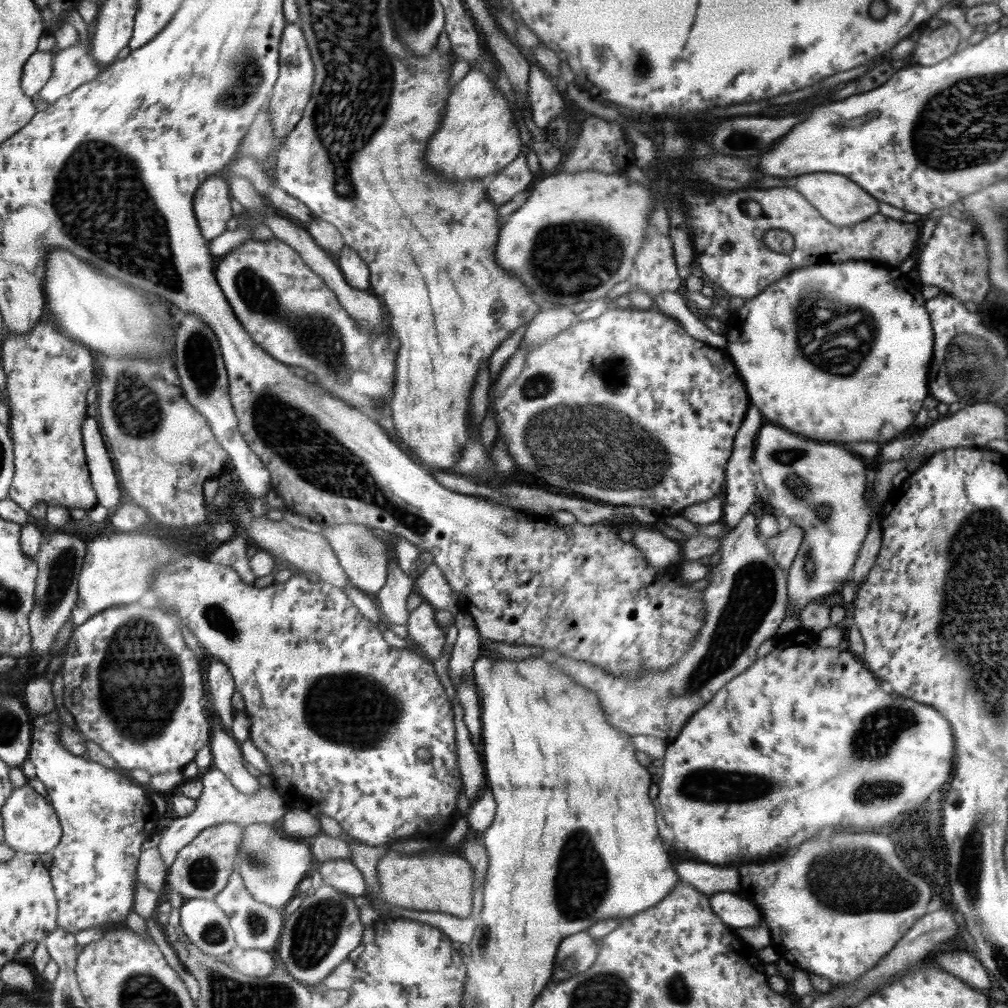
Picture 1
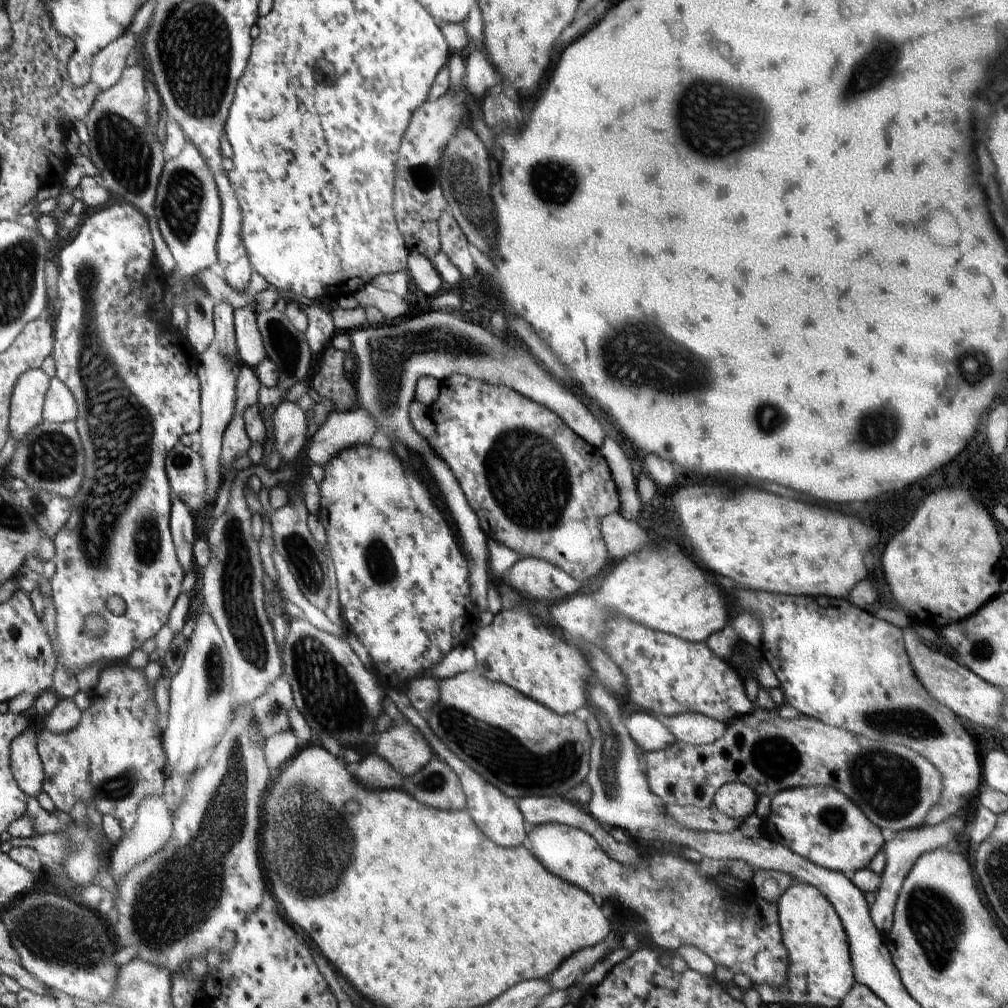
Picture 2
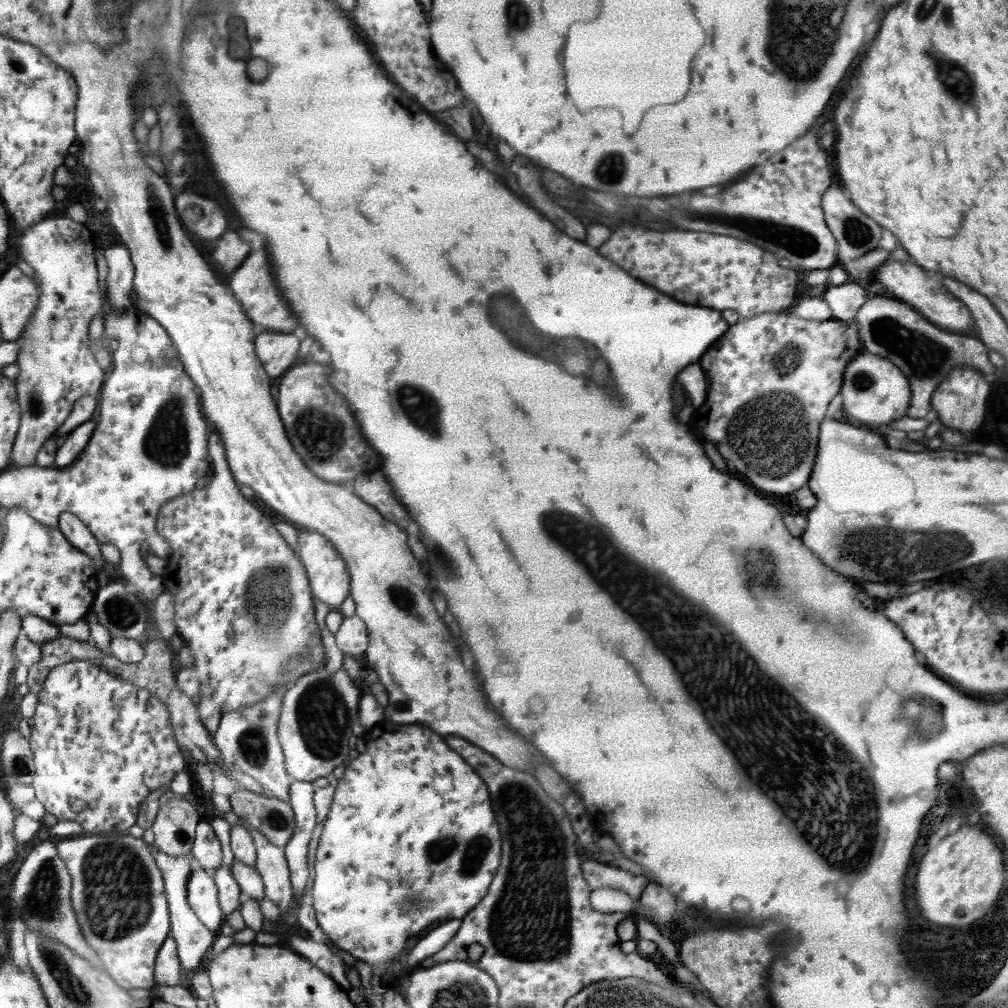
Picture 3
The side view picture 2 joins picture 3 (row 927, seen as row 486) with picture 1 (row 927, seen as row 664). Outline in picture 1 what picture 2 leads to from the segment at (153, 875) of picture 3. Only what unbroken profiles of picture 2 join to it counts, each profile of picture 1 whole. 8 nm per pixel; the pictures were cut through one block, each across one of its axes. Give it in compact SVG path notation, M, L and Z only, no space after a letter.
M56 709L48 714L41 715L36 713L32 714L32 716L34 717L34 719L32 719L32 726L34 727L31 730L31 747L28 759L30 759L36 767L37 779L41 780L46 787L47 799L54 807L55 813L59 818L59 823L61 824L63 830L60 843L58 843L58 846L51 851L52 864L50 869L48 869L50 882L52 884L55 897L57 898L57 927L64 928L64 930L76 934L77 932L80 932L80 930L95 926L110 926L110 924L115 924L116 926L125 925L128 914L133 912L134 908L134 895L136 889L139 857L142 855L143 848L155 840L155 835L151 828L158 819L158 815L154 807L152 807L152 804L150 804L151 800L149 800L148 796L146 796L146 792L144 792L144 790L140 787L140 784L132 780L127 773L124 773L122 770L118 770L116 768L106 768L103 765L100 765L98 762L85 760L83 757L74 756L74 753L71 753L66 747L61 745L61 742L59 741L59 730L62 722L60 715L58 712L56 712Z

